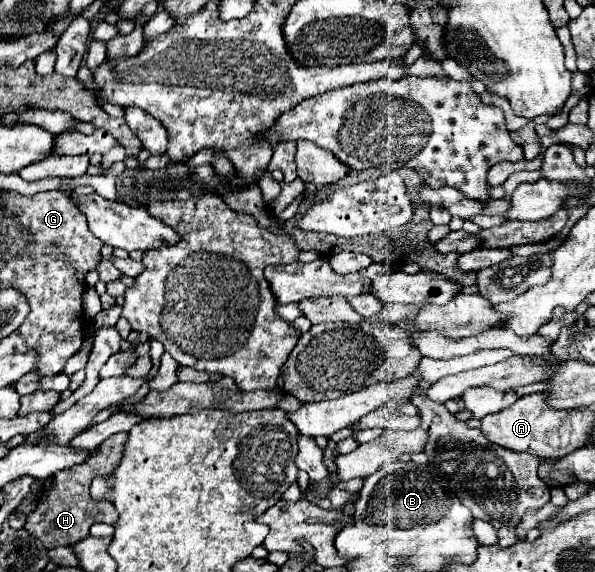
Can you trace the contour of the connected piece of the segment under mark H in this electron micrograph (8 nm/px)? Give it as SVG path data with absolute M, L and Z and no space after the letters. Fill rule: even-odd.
M124 432L118 436L110 436L98 446L94 456L90 456L84 464L56 472L54 488L50 490L50 496L46 496L46 500L42 500L42 504L38 504L38 508L30 514L30 520L26 522L26 532L42 540L42 544L46 544L46 548L50 550L56 546L72 546L84 540L94 522L116 524L118 512L114 504L110 500L94 500L90 496L90 484L96 476L106 476L114 472L114 468L120 464L126 440L128 440L128 434Z

